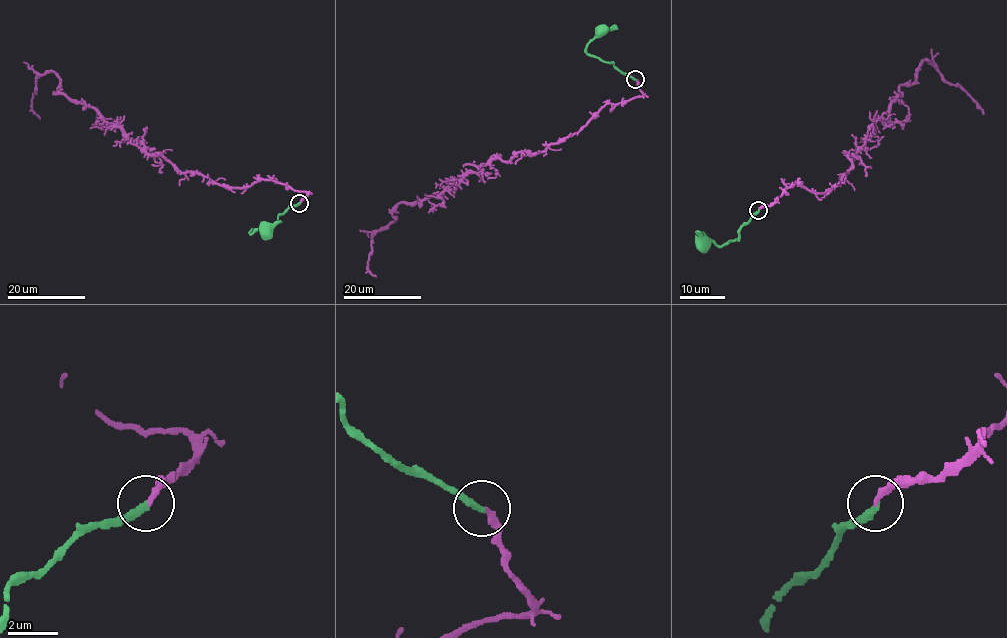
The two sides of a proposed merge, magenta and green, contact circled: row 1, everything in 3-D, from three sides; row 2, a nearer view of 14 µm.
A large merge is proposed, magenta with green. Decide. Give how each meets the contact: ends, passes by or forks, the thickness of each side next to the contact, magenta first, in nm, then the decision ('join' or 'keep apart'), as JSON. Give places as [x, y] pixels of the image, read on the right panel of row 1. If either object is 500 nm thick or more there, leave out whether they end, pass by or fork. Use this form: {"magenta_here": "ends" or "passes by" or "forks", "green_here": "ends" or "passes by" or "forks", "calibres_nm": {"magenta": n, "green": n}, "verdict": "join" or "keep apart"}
{"magenta_here": "ends", "green_here": "ends", "calibres_nm": {"magenta": 240, "green": 280}, "verdict": "join"}

